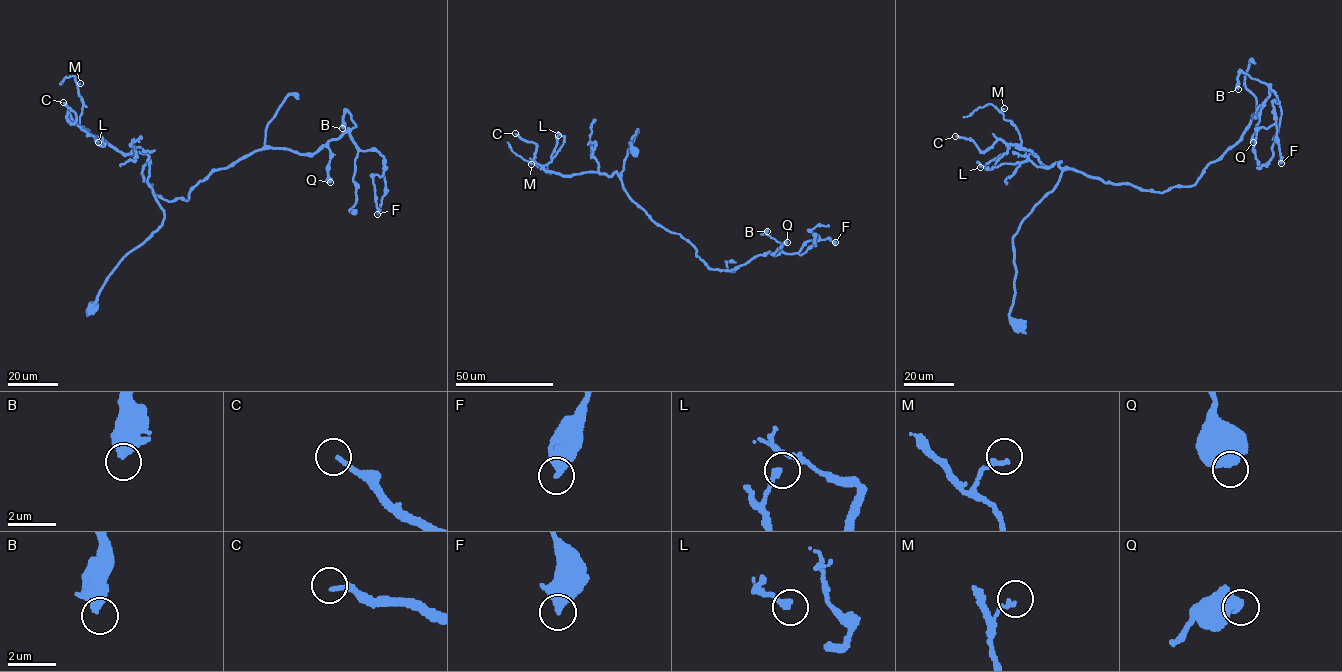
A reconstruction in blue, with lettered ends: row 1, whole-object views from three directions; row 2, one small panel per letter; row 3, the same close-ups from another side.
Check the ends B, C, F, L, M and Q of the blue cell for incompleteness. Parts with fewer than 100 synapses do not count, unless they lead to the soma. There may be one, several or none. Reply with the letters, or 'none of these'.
none of these

